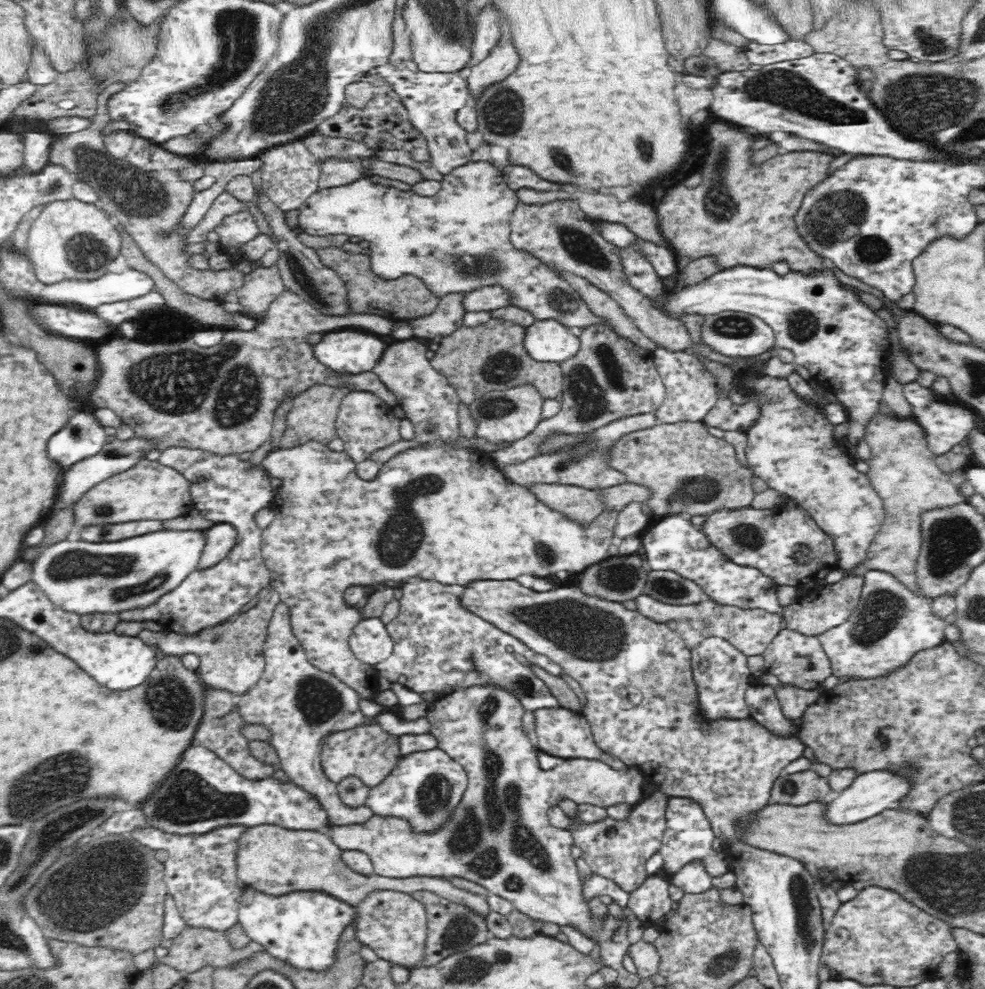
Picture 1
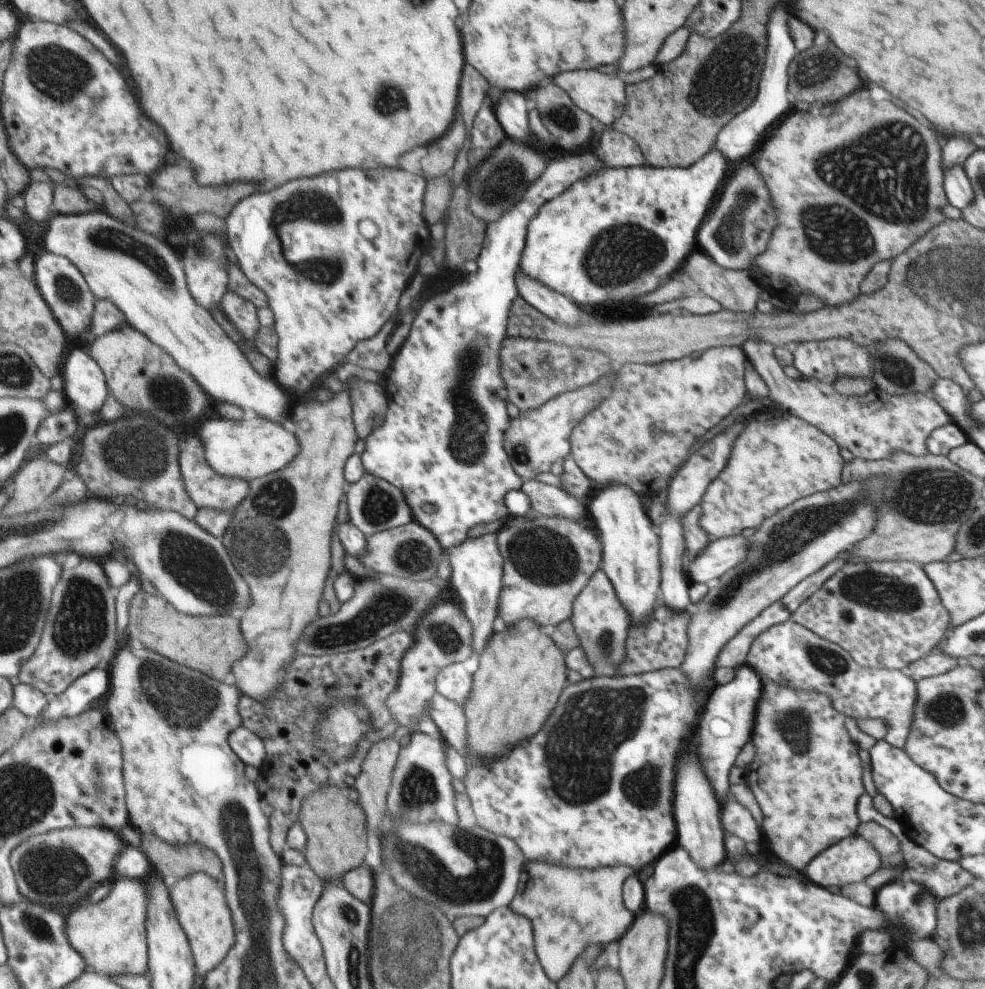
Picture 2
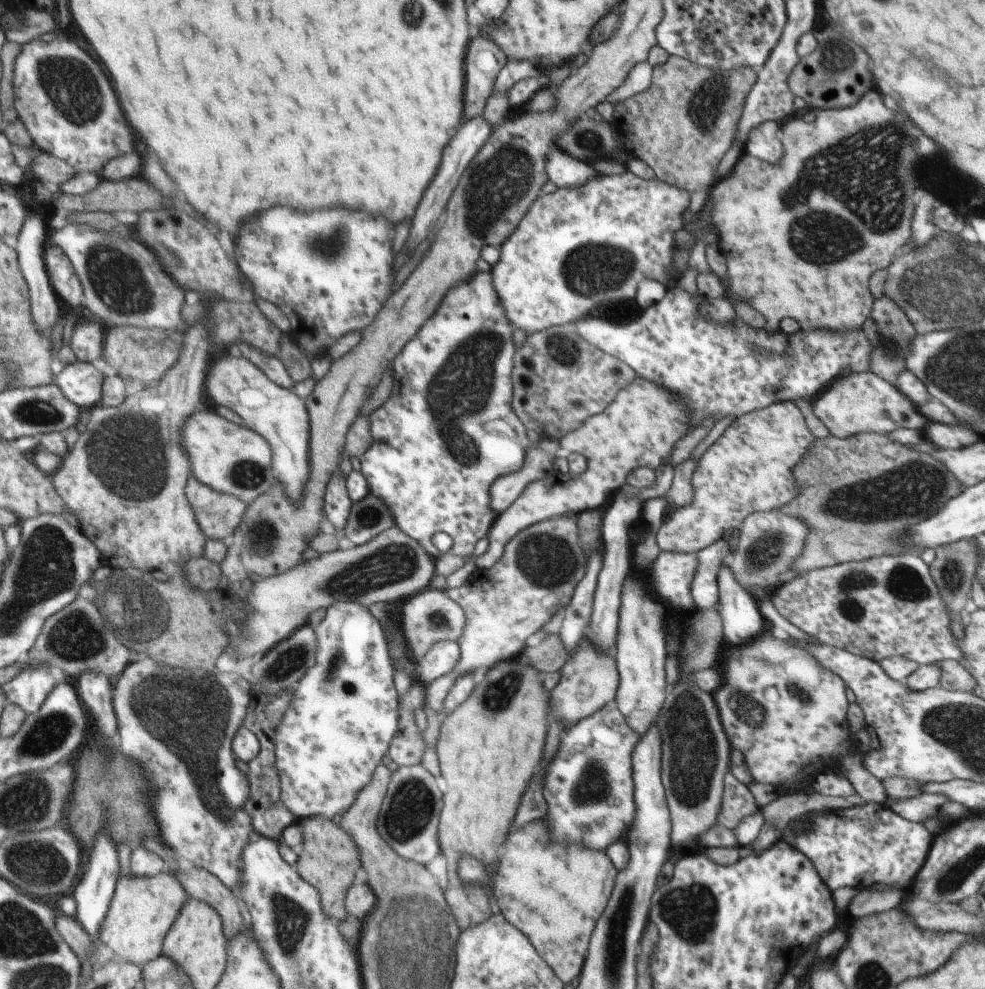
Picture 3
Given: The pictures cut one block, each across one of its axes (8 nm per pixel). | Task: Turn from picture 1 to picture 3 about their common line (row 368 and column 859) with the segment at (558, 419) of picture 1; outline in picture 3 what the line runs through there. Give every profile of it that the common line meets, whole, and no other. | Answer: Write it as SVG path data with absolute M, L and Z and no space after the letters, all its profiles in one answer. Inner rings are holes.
M881 555L863 561L849 561L832 567L813 569L790 582L779 584L770 596L774 609L787 620L816 638L819 643L833 645L858 657L875 662L891 657L903 657L918 665L943 659L959 662L964 657L949 629L949 616L941 601L931 569L919 556Z

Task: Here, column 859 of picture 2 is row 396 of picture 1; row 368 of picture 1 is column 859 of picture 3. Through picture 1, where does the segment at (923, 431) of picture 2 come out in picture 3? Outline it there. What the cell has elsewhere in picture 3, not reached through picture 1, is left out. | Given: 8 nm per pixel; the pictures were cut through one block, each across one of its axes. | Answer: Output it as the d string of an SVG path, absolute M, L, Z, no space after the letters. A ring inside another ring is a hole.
M869 372L837 377L810 403L811 412L821 420L821 424L831 435L840 439L859 433L887 435L895 429L919 430L929 422L895 385Z

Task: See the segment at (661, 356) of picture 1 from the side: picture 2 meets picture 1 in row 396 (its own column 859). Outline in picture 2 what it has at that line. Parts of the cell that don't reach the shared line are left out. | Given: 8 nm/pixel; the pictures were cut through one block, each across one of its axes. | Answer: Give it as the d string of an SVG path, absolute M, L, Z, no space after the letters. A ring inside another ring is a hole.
M791 619L774 624L753 637L744 662L760 679L827 695L833 708L849 718L857 721L881 719L886 724L883 740L902 750L913 702L919 698L916 681L904 670L862 667L838 644L822 639Z

